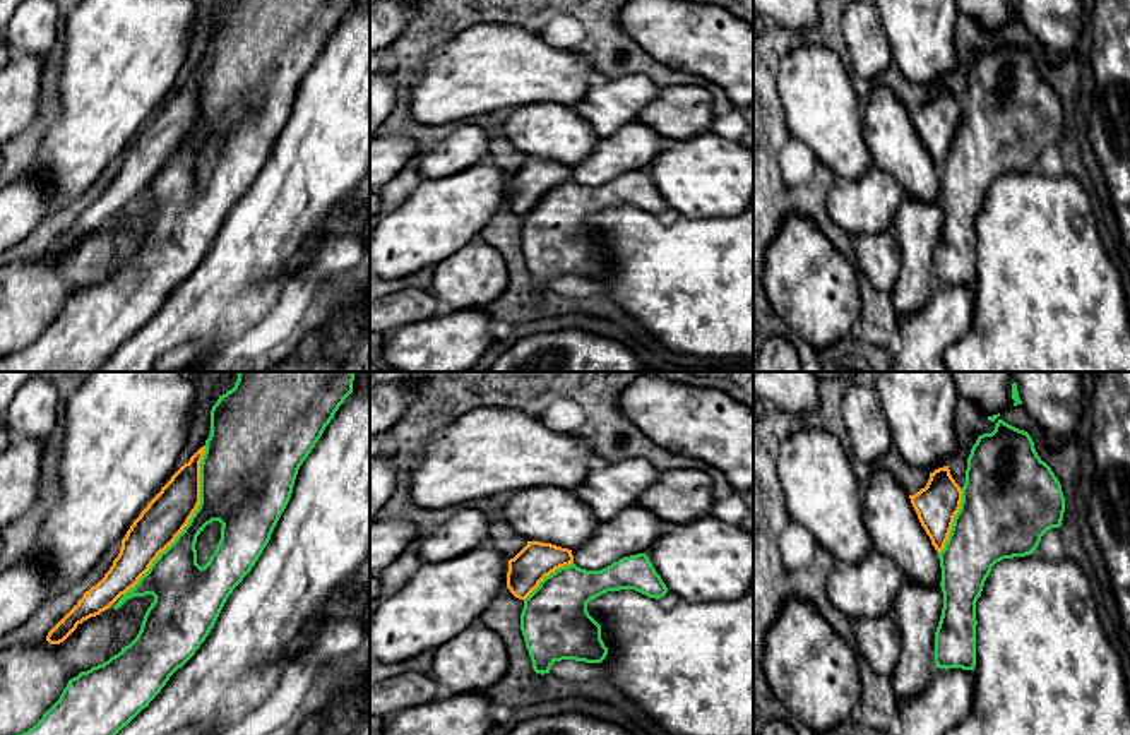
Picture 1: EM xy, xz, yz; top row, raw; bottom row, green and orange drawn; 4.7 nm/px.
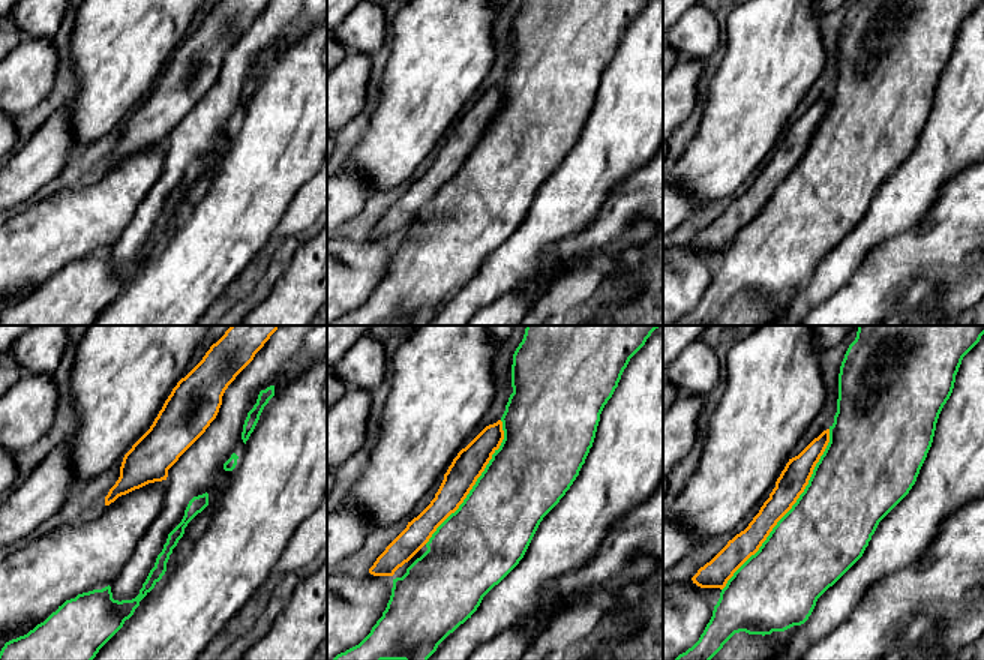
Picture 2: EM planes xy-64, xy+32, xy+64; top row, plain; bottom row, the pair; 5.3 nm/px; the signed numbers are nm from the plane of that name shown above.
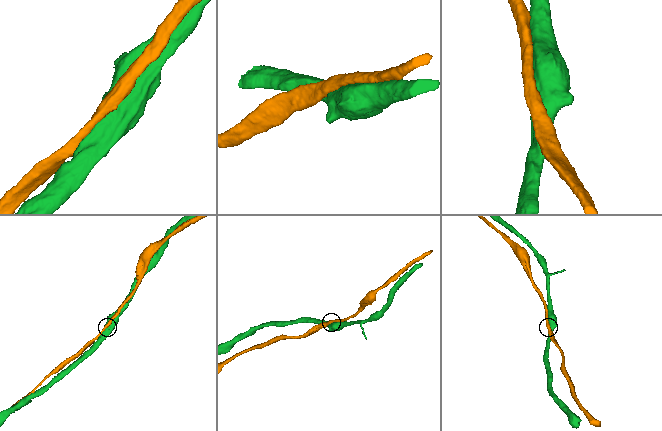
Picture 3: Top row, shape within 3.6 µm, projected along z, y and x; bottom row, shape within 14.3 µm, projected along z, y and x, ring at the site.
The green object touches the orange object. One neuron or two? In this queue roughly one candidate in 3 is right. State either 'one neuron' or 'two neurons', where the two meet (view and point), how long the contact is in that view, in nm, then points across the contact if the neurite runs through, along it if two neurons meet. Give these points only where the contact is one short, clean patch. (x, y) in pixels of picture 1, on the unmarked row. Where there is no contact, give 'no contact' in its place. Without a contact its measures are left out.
two neurons; contact xy (189, 137); length 800 nm

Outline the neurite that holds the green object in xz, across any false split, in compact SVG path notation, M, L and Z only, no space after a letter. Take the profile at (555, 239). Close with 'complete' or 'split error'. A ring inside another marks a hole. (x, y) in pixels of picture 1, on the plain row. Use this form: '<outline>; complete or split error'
M645 170L623 173L601 187L570 180L546 192L524 216L520 230L520 247L534 288L550 290L551 281L562 276L601 279L608 264L587 219L620 206L635 206L656 216L668 209Z; complete

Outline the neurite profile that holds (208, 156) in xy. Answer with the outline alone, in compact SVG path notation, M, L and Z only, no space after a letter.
M212 137L197 152L195 166L197 166L197 180L200 183L204 183L209 178L211 171L214 170L221 156L221 144L223 140L219 137Z

